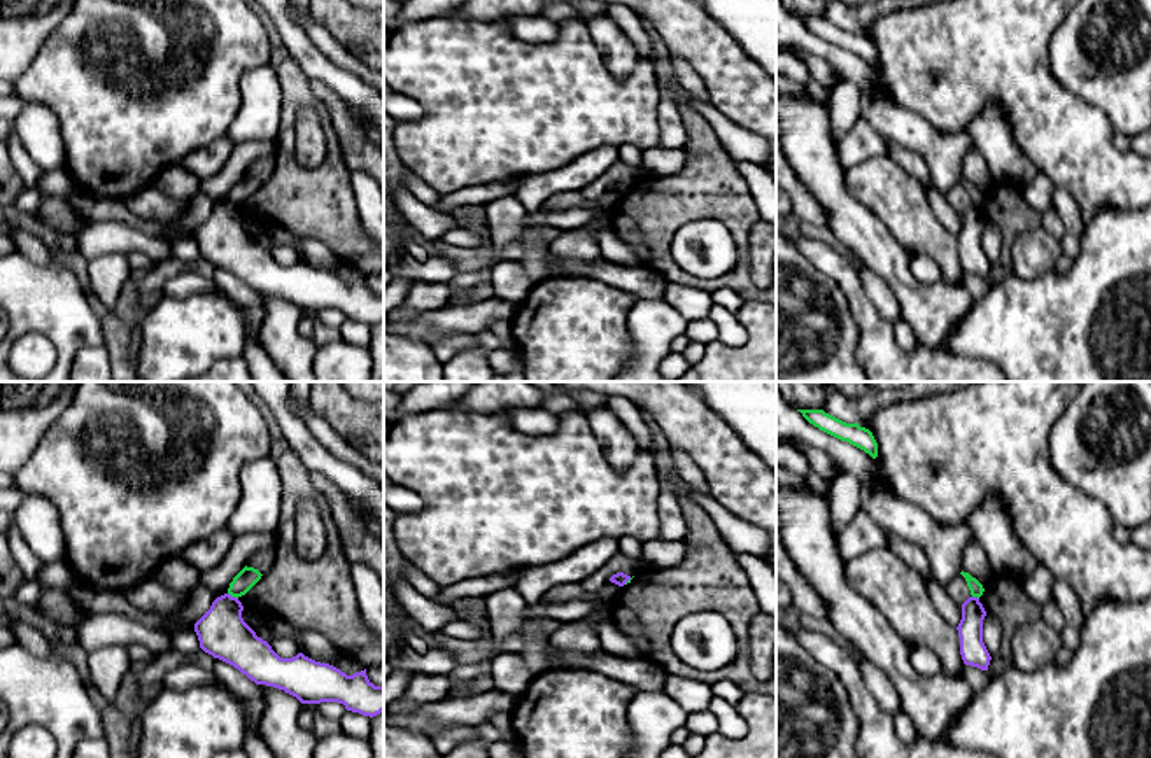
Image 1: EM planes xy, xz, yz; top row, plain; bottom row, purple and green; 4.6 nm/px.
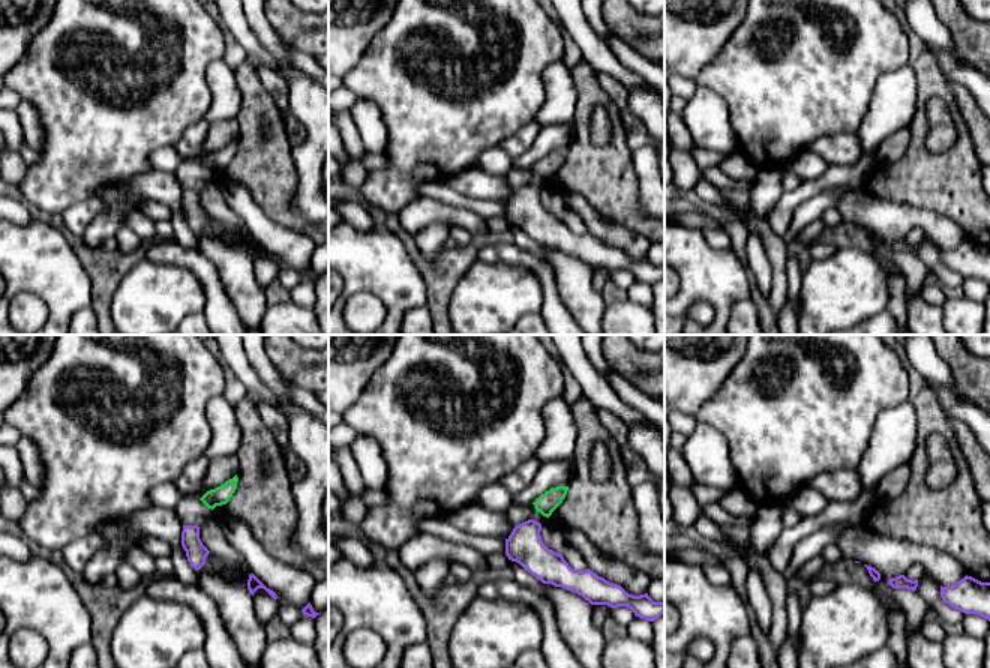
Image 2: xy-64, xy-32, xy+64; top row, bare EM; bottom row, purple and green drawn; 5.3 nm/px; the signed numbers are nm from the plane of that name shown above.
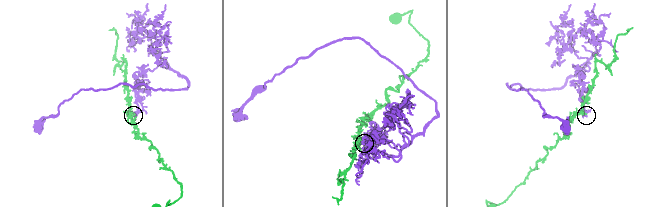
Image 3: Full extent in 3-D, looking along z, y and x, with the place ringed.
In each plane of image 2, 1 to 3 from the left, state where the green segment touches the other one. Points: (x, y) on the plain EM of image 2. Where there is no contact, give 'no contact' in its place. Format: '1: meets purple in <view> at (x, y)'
1: no contact
2: no contact
3: no contact

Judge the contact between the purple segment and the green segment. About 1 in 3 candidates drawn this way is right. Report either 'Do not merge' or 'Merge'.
Do not merge

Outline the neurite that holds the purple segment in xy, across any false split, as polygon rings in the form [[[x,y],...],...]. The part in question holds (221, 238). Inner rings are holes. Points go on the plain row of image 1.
[[[224,201],[194,231],[200,256],[256,292],[266,292],[296,305],[301,312],[338,310],[347,319],[377,324],[384,319],[384,294],[375,294],[366,277],[347,284],[303,261],[280,266],[242,226],[244,214]]]

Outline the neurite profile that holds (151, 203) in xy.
[[[154,186],[128,194],[124,203],[133,215],[163,224],[179,221],[191,207],[191,200],[166,196]]]

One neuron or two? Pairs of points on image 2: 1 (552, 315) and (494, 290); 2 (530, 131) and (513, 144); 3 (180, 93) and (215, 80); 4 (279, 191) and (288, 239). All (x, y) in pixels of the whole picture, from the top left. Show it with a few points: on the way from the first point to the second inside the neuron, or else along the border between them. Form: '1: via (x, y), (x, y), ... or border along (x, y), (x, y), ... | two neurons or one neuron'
1: border along (534, 275), (542, 290), (540, 311) | two neurons
2: via (525, 135), (518, 143) | one neuron
3: border along (221, 57), (206, 71), (210, 107), (203, 117) | two neurons
4: border along (257, 204), (273, 221), (297, 231) | two neurons

